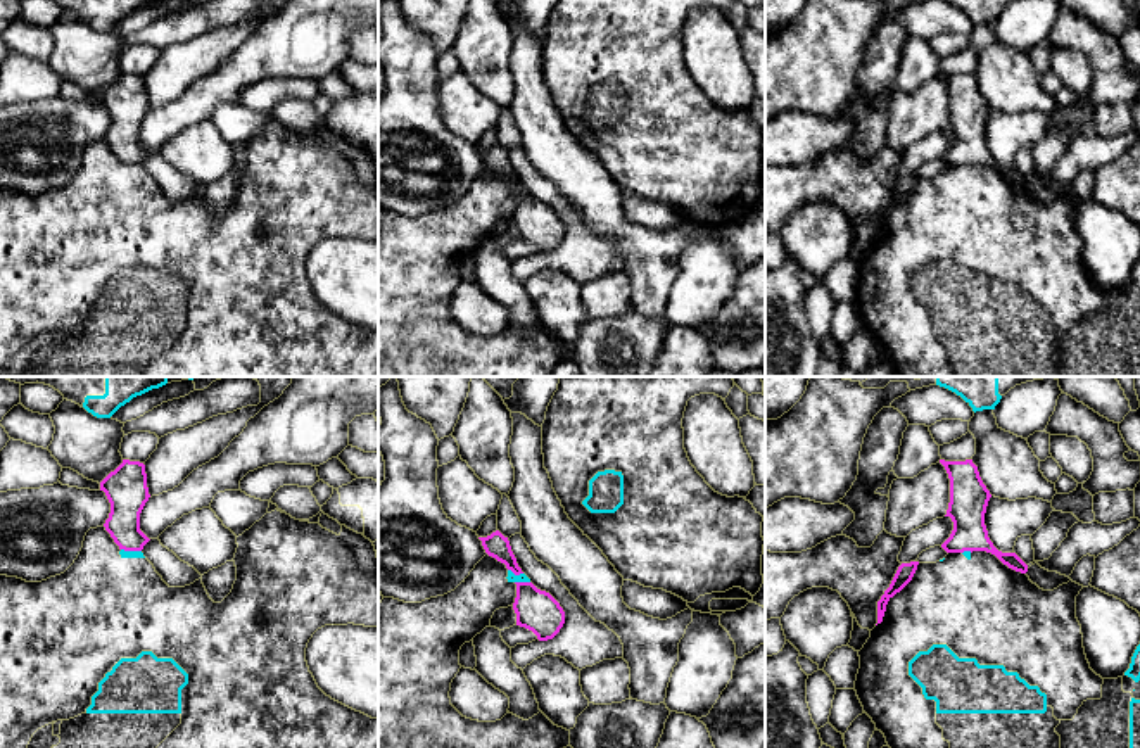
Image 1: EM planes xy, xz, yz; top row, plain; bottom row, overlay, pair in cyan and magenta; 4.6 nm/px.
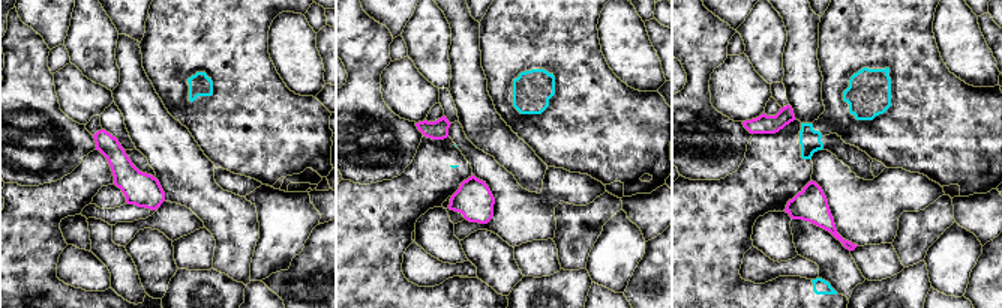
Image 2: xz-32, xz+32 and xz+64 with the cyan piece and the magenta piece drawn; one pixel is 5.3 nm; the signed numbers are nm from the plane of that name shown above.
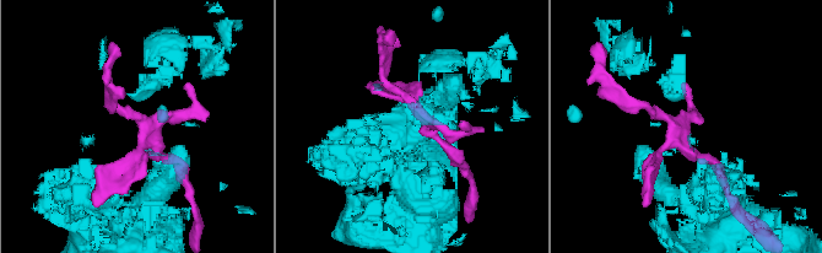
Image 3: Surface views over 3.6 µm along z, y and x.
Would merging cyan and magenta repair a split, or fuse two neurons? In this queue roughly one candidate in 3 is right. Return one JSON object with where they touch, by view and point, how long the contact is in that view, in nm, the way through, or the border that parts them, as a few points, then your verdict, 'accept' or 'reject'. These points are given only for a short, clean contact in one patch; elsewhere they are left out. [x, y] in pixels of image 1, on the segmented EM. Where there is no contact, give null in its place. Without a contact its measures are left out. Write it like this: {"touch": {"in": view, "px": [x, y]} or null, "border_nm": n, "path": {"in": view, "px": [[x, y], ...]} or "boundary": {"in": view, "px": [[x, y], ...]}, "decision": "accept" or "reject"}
{"touch": {"in": "xz", "px": [513, 574]}, "border_nm": 80, "decision": "reject"}

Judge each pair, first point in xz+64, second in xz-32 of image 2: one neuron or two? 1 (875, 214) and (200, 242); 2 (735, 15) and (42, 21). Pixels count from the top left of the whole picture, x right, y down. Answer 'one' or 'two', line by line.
1: two
2: one

